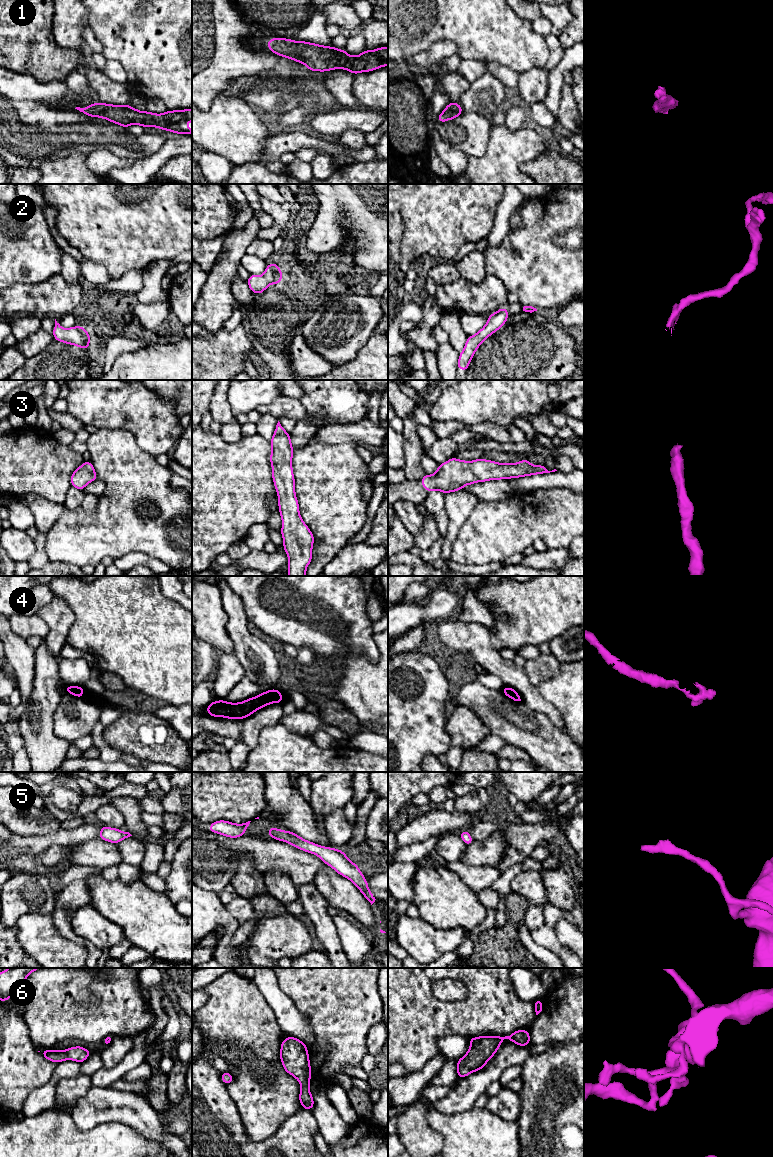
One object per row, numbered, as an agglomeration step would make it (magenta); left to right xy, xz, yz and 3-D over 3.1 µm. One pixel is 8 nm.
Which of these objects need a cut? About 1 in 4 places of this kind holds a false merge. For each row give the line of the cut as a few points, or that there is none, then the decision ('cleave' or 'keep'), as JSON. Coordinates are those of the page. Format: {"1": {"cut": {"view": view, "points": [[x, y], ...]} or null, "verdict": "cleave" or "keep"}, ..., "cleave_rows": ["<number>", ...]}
{"1": {"cut": null, "verdict": "keep"}, "2": {"cut": null, "verdict": "keep"}, "3": {"cut": null, "verdict": "keep"}, "4": {"cut": null, "verdict": "keep"}, "5": {"cut": null, "verdict": "keep"}, "6": {"cut": null, "verdict": "keep"}, "cleave_rows": []}

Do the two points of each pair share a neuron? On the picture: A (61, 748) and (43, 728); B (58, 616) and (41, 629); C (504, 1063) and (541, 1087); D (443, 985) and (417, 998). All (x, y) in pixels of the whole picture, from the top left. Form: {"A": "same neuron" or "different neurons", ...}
{"A": "same neuron", "B": "different neurons", "C": "different neurons", "D": "different neurons"}

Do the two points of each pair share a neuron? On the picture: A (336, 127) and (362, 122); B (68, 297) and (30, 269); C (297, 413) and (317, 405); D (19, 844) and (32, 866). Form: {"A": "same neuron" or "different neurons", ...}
{"A": "same neuron", "B": "different neurons", "C": "different neurons", "D": "same neuron"}

